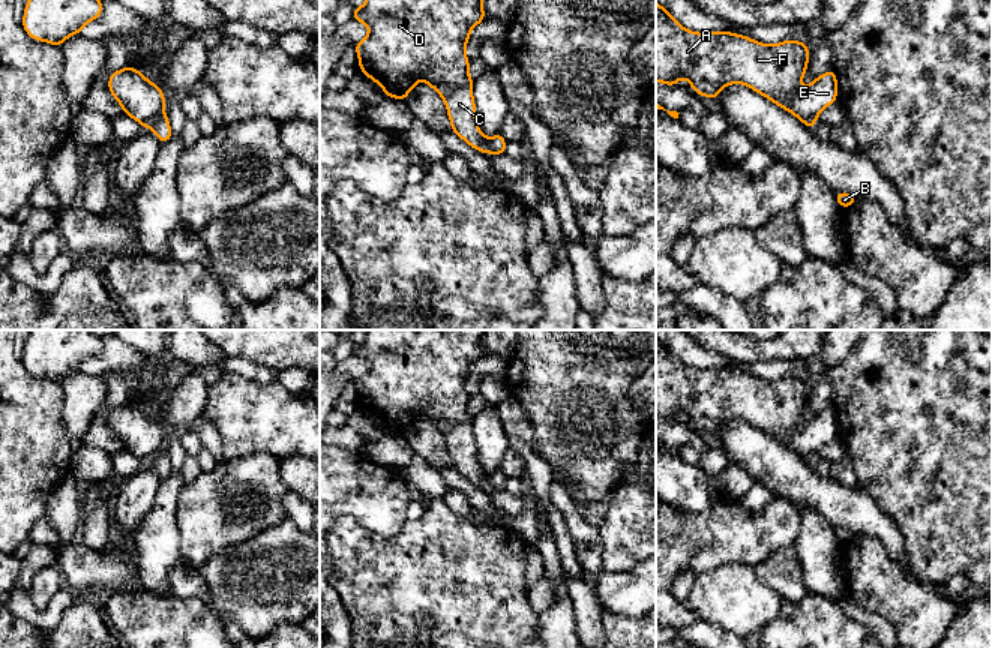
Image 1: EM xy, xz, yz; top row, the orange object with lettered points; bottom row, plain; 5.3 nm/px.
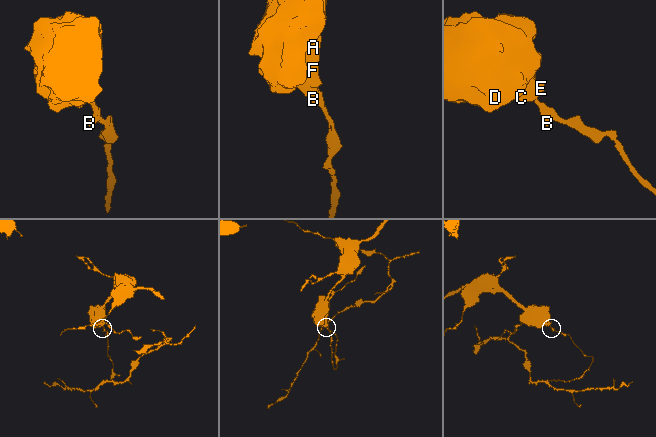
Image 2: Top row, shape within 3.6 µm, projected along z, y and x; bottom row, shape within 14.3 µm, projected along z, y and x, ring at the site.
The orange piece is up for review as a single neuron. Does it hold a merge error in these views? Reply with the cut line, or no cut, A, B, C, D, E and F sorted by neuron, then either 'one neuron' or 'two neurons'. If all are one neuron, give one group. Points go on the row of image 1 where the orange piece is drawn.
cut in xy along (162, 111), (149, 126); A C D E F / B; two neurons

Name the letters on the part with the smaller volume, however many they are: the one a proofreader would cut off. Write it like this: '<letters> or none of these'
B

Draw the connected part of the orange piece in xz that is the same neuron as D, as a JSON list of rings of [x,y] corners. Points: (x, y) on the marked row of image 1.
[[[366,0],[362,8],[353,9],[353,20],[369,27],[369,34],[354,50],[359,56],[360,72],[375,81],[387,98],[407,100],[417,84],[429,84],[446,104],[452,132],[468,142],[474,150],[488,152],[488,140],[476,123],[476,104],[473,100],[474,80],[468,75],[470,60],[465,45],[470,30],[486,20],[483,0]]]

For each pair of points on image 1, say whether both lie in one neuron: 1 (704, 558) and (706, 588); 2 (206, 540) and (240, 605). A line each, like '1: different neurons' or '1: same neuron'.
1: different neurons
2: different neurons

